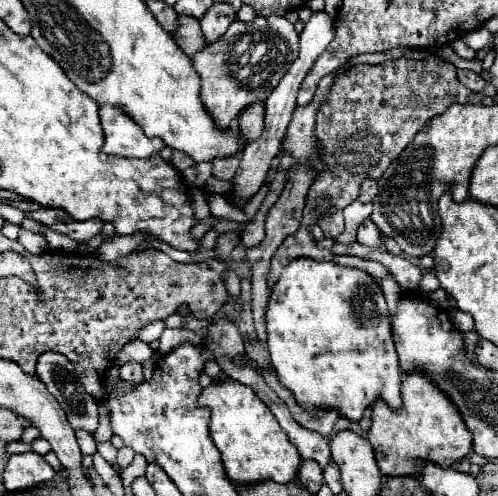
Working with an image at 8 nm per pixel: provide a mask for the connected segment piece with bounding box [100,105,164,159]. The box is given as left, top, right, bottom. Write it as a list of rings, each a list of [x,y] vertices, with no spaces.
[[[108,105],[100,107],[100,121],[106,137],[102,151],[106,155],[146,159],[154,153],[160,153],[164,147],[160,139],[148,139],[142,133],[142,127],[122,113],[122,109],[110,109]]]

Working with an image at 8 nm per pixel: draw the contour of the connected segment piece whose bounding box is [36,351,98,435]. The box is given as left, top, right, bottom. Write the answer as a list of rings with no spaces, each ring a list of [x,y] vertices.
[[[44,353],[40,359],[38,359],[38,365],[36,365],[36,375],[38,379],[46,385],[46,389],[52,393],[52,397],[56,397],[56,401],[60,403],[60,407],[66,411],[66,417],[68,417],[68,423],[74,431],[78,429],[84,429],[88,433],[96,433],[98,429],[98,403],[94,397],[90,397],[84,389],[82,389],[82,383],[78,383],[76,379],[76,373],[74,373],[74,365],[62,355],[62,353]]]

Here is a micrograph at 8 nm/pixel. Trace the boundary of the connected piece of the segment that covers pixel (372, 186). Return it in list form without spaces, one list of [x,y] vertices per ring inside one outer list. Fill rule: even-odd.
[[[366,179],[364,183],[362,183],[362,189],[360,189],[360,201],[362,203],[370,203],[374,197],[376,197],[376,193],[378,193],[378,185],[376,185],[376,181],[374,179]]]

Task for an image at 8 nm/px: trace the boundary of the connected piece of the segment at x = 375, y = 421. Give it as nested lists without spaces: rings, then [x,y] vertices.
[[[410,373],[402,379],[402,409],[394,411],[384,401],[376,401],[372,407],[372,427],[368,429],[368,441],[374,447],[378,467],[386,477],[420,475],[424,463],[436,463],[438,467],[452,467],[472,451],[470,431],[462,423],[462,417],[450,399],[442,395],[422,373]]]

